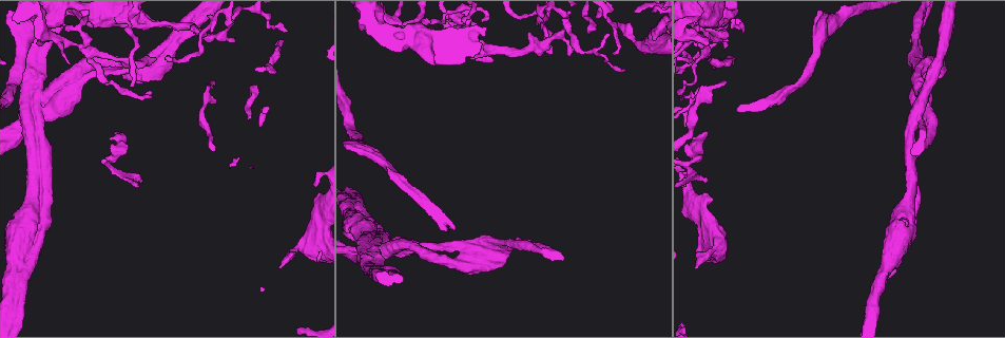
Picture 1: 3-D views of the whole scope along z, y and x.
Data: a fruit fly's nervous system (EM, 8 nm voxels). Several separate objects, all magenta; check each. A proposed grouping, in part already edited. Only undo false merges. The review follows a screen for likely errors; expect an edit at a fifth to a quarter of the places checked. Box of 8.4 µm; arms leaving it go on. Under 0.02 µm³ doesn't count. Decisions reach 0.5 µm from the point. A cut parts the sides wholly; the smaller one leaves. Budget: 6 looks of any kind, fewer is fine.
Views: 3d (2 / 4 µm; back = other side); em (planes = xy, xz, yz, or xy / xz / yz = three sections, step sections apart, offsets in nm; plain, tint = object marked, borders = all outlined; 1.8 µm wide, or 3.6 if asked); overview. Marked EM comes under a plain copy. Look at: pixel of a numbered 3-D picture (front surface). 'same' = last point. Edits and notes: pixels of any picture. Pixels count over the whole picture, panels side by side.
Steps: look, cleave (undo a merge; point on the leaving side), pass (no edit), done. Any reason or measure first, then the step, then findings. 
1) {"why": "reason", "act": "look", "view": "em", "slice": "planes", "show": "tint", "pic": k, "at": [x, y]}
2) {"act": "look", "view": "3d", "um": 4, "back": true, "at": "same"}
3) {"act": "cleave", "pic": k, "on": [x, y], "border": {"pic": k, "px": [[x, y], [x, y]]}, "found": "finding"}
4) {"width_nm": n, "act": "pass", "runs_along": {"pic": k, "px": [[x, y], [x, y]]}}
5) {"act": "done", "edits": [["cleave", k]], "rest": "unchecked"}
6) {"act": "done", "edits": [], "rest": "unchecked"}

{"act": "look", "view": "3d", "um": 4, "pic": 1, "at": [923, 106]}

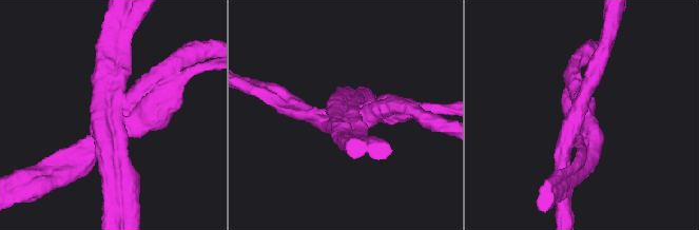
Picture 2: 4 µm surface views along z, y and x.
{"why": "shape alone is not enough", "act": "look", "view": "em", "slice": "yz", "step": 4, "show": "tint", "pic": 2, "at": [351, 113]}

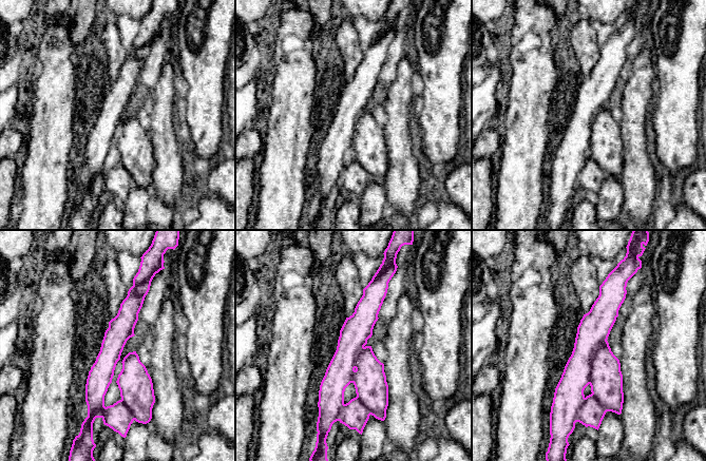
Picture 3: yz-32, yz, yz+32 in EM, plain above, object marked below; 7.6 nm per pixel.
{"act": "cleave", "pic": 3, "on": [606, 380], "border": {"pic": 3, "px": [[607, 341], [592, 357], [589, 383]]}, "found": "a second neuron is stuck on"}

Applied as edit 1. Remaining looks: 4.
{"why": "calibre changes", "act": "look", "view": "em", "slice": "planes", "show": "tint", "pic": 1, "at": [123, 57]}

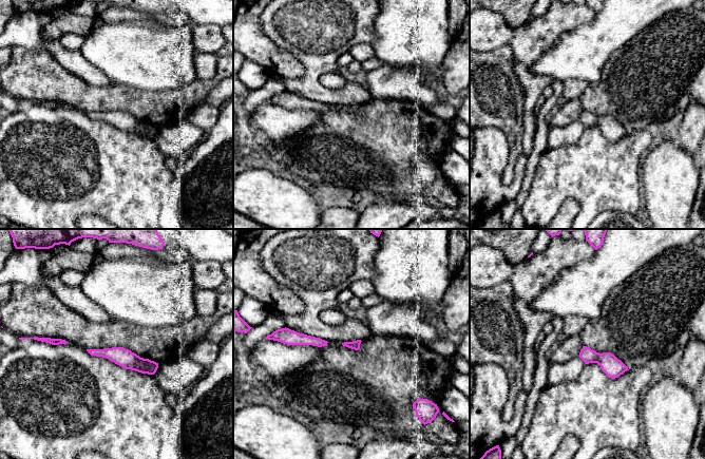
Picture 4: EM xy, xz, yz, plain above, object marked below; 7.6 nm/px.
{"act": "pass", "runs_along": {"pic": 4, "px": [[92, 351], [118, 355], [153, 369]]}, "found": "continuous, no second neuron"}

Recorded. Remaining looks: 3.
{"act": "done", "edits": [["cleave", 3]], "rest": "unchecked"}

